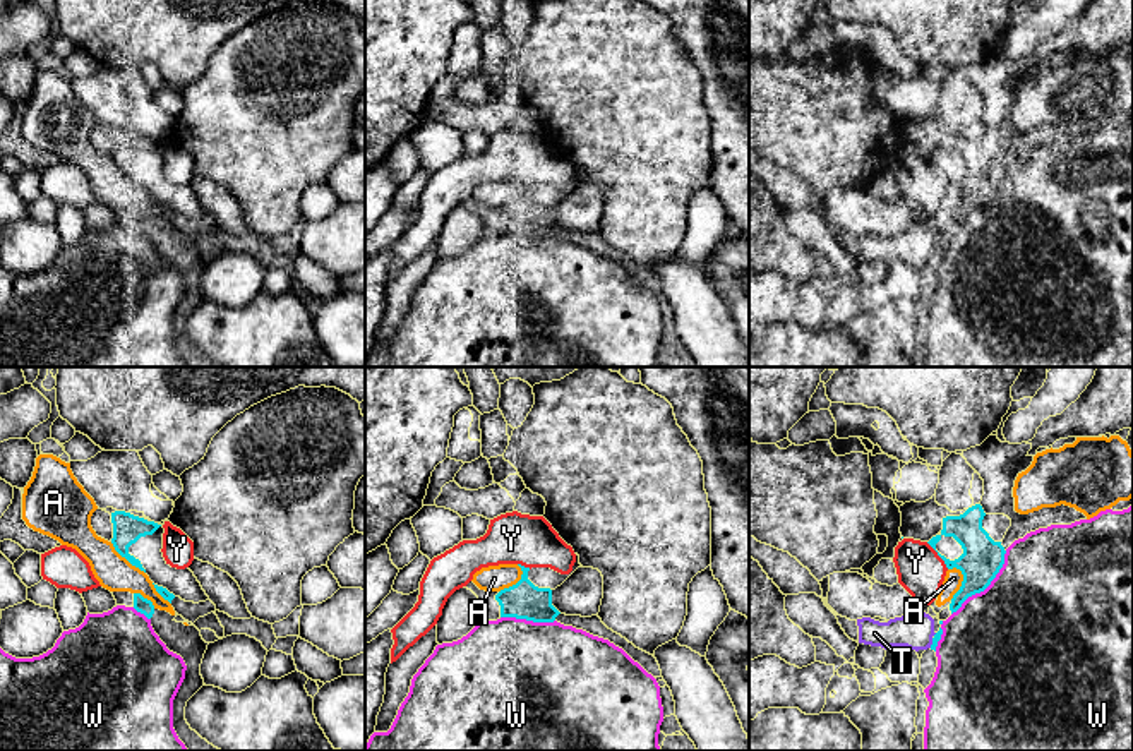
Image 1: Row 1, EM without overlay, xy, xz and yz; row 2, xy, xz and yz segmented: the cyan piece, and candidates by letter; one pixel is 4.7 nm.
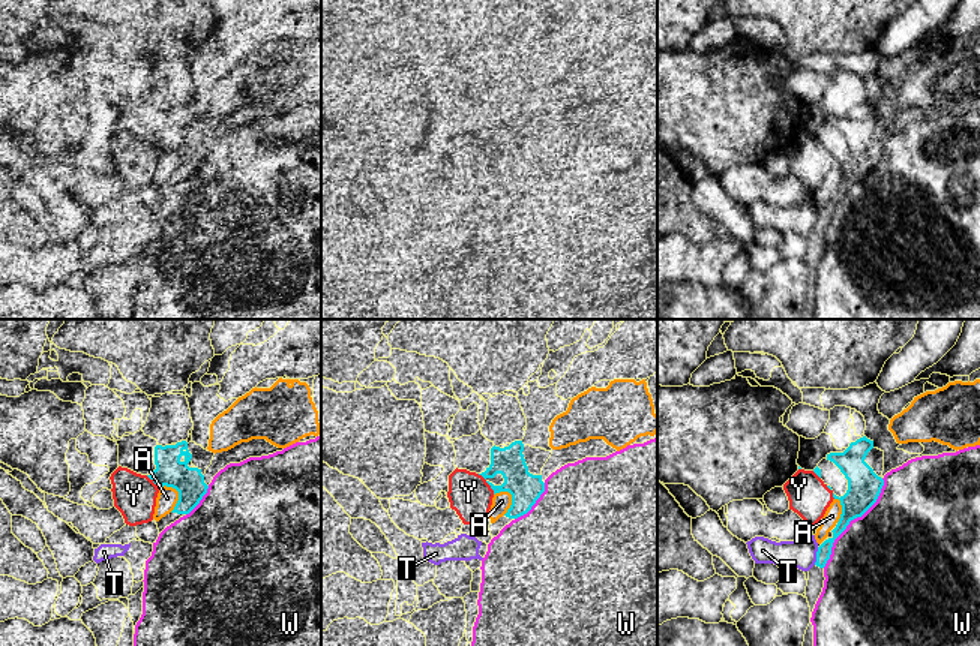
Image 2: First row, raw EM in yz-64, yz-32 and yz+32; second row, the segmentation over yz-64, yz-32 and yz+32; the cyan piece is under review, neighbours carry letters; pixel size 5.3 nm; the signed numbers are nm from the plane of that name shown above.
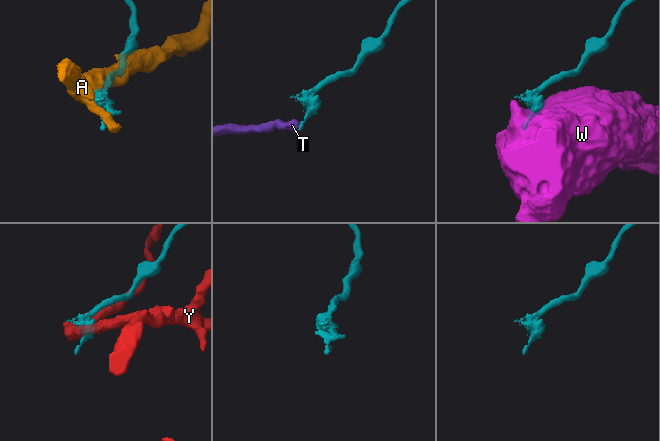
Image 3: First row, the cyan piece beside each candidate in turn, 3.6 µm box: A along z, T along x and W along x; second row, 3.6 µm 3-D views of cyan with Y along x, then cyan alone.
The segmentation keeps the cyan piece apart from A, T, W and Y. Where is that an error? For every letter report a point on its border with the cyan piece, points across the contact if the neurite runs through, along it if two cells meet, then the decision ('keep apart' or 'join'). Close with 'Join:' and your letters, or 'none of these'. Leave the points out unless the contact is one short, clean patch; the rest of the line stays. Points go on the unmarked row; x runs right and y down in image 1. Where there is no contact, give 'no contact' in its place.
A: yz (962, 199) | keep apart
T: yz (933, 259) | keep apart
W: yz (986, 203) | keep apart
Y: yz (938, 170) | keep apart
Join: none of these

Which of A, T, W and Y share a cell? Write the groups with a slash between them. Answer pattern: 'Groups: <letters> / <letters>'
Groups: A / T / W / Y

